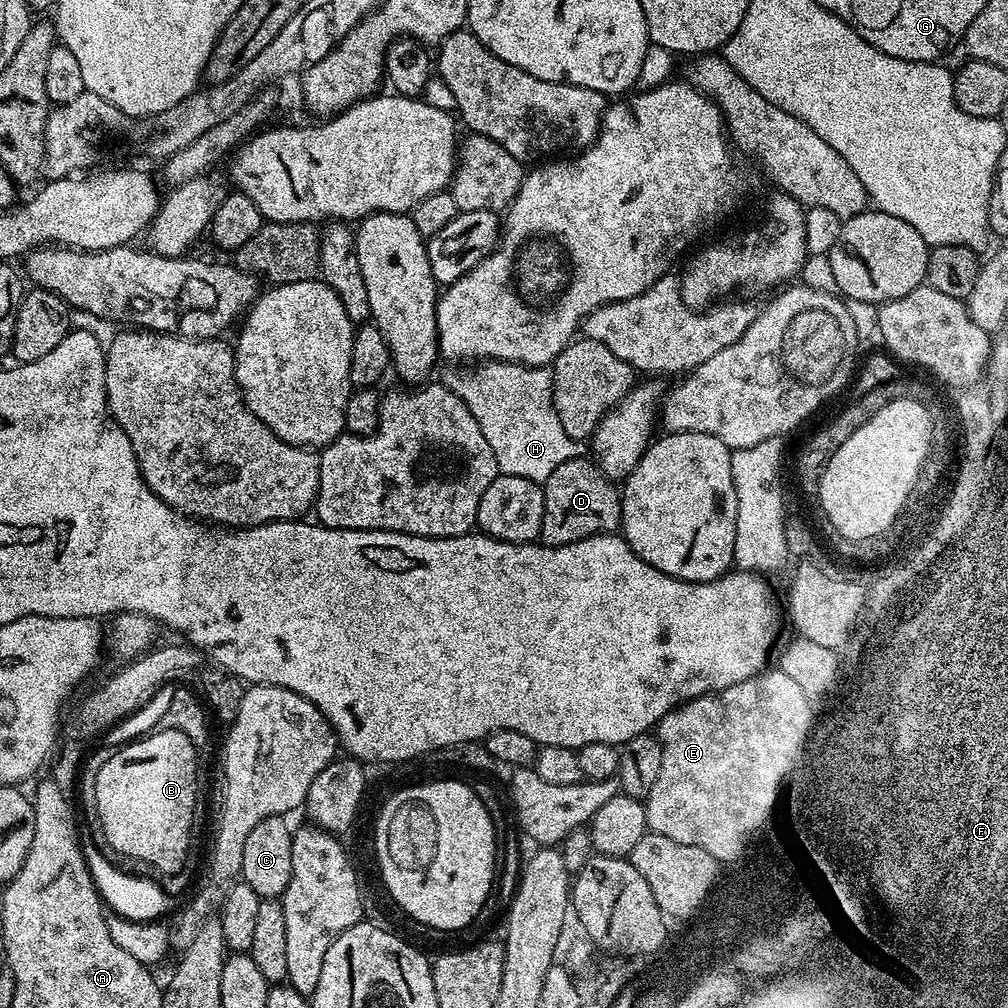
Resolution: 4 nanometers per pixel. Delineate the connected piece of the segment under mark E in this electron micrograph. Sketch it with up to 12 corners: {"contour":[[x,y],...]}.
{"contour":[[790,674],[673,708],[649,829],[736,856],[808,708]]}

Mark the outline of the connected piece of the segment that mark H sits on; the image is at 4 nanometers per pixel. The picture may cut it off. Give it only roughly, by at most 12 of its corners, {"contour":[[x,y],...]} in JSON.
{"contour":[[490,360],[442,376],[502,476],[543,485],[581,455],[552,373]]}

